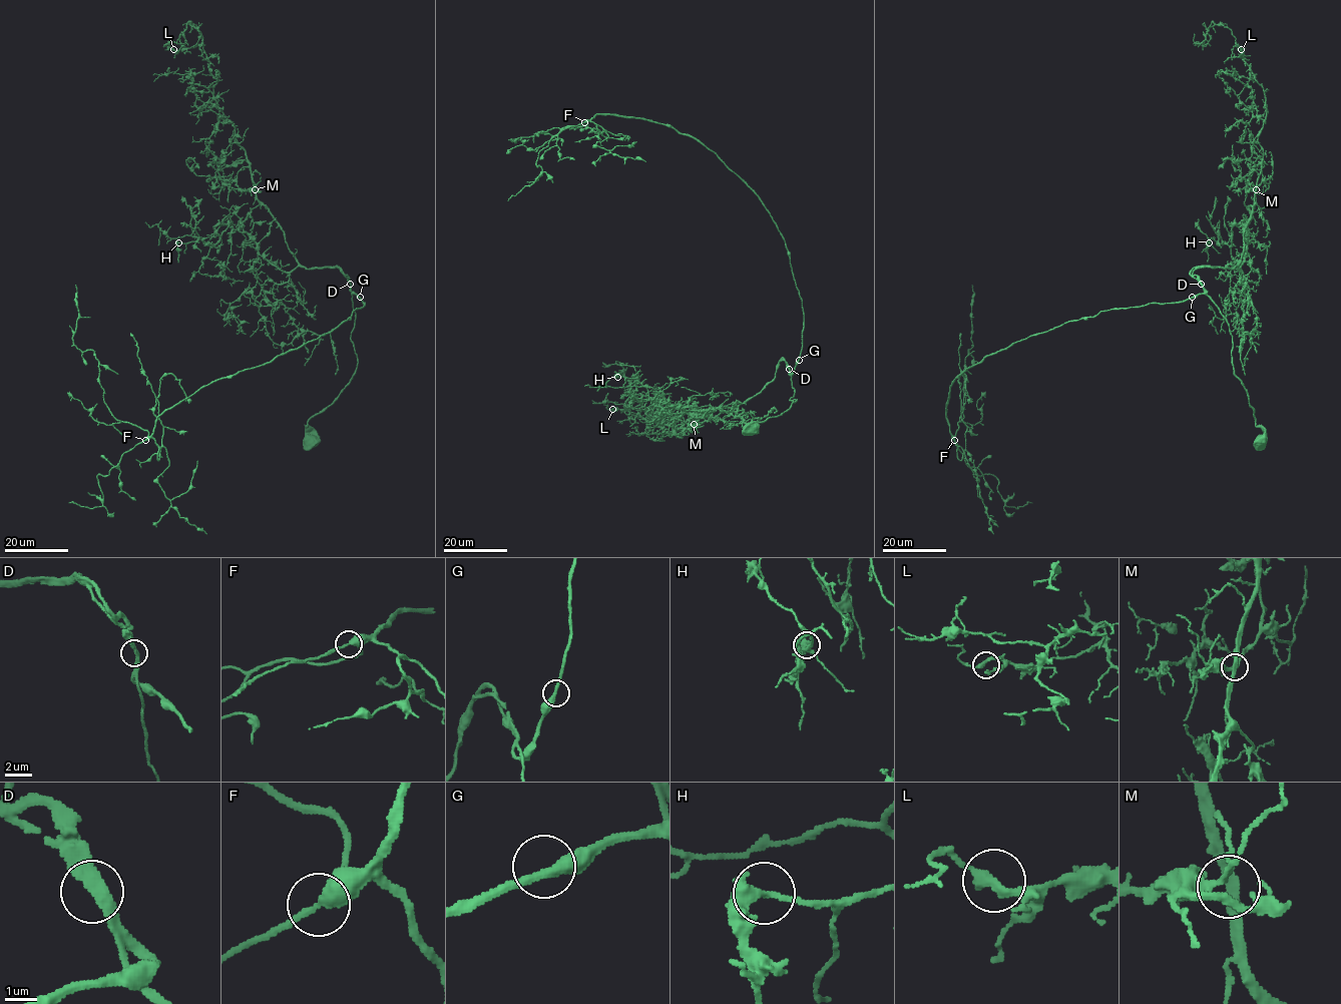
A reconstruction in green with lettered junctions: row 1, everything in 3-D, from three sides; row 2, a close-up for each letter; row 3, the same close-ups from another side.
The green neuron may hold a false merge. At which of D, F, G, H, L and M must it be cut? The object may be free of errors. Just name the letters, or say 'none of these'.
none of these

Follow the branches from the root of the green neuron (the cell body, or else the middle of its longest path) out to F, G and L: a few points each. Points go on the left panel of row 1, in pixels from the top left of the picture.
F: (309, 442), (308, 421), (357, 367), (355, 294), (365, 305), (332, 331), (201, 387), (165, 409), (145, 439)
G: (309, 442), (308, 421), (334, 400), (356, 370), (357, 356), (350, 338), (355, 319), (352, 295), (360, 297)
L: (309, 442), (308, 421), (357, 367), (351, 284), (337, 267), (297, 262), (257, 198), (203, 47), (173, 49)

